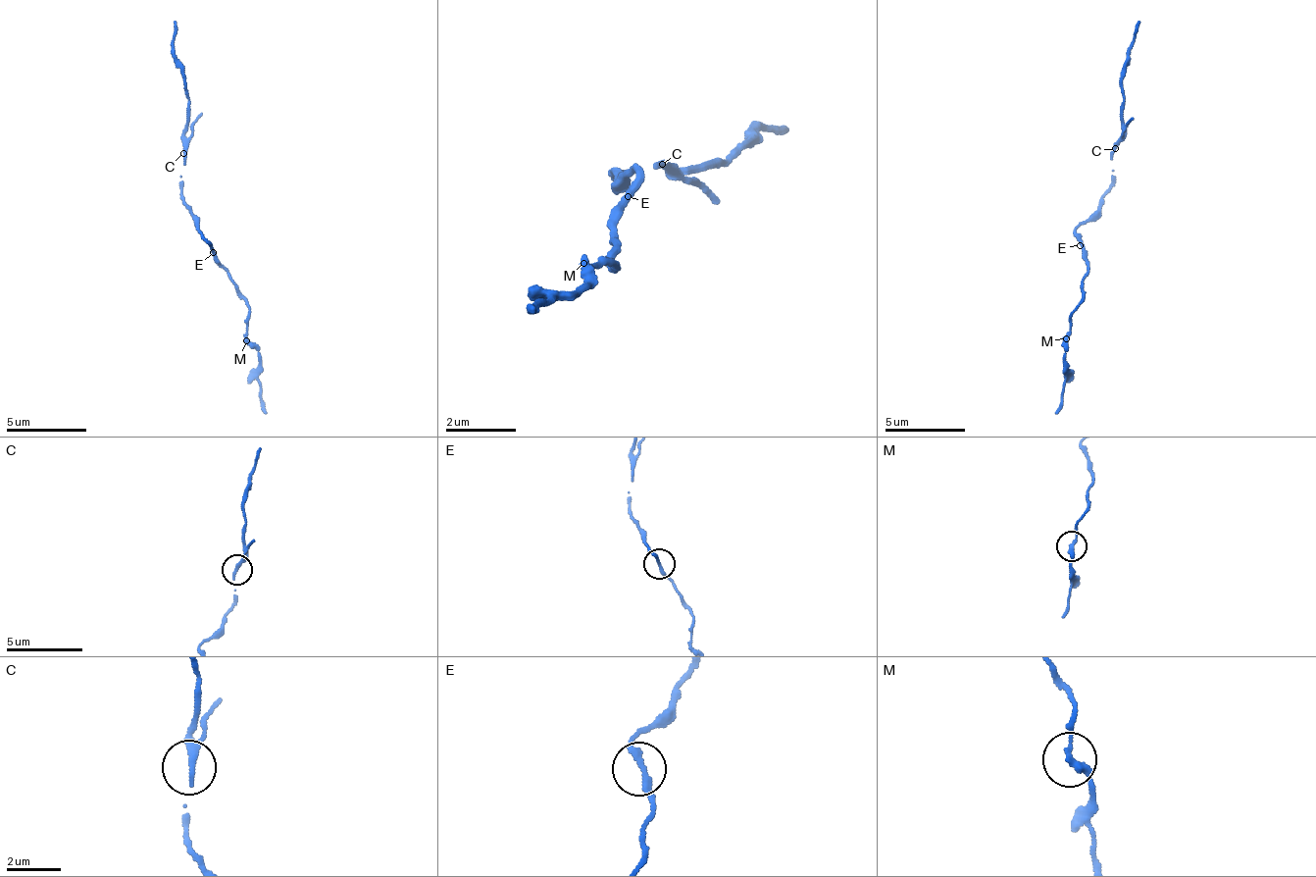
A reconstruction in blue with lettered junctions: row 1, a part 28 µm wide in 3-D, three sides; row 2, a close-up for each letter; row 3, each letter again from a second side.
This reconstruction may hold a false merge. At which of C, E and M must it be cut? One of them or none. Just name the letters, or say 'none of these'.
none of these

